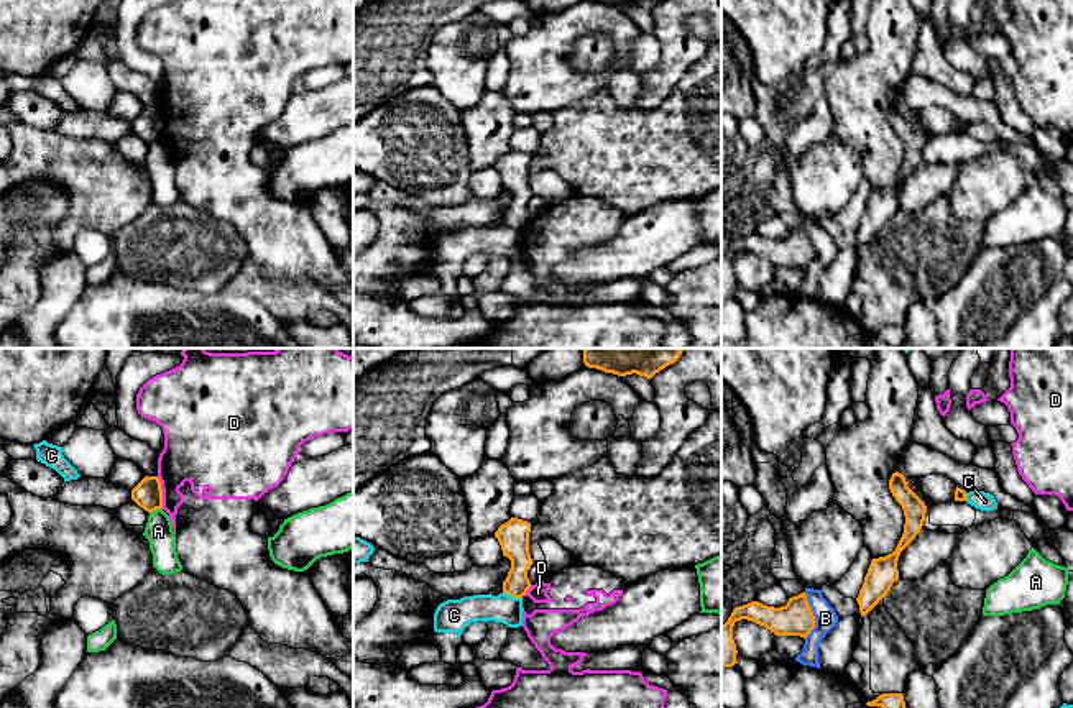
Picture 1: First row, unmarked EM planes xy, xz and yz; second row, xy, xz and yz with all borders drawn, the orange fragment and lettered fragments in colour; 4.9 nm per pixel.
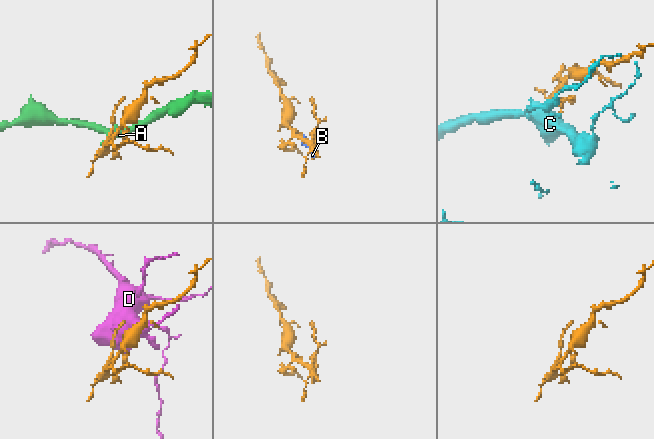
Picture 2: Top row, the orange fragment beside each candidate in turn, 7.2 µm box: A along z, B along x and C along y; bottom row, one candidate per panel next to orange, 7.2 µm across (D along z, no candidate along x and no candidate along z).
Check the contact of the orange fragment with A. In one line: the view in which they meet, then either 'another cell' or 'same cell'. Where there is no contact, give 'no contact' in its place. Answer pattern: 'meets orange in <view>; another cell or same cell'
meets orange in xy; another cell

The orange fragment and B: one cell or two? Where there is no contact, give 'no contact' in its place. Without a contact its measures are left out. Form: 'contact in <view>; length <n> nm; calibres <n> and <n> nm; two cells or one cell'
contact in yz; length 240 nm; calibres 170 and 110 nm; one cell

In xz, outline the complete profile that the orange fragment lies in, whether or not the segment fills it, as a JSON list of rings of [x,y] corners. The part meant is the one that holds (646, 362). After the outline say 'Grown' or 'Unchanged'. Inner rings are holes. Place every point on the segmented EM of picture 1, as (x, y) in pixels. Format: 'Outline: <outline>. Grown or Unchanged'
Outline: [[[583,348],[583,363],[618,376],[639,375],[651,379],[675,363],[684,348]]]. Unchanged

